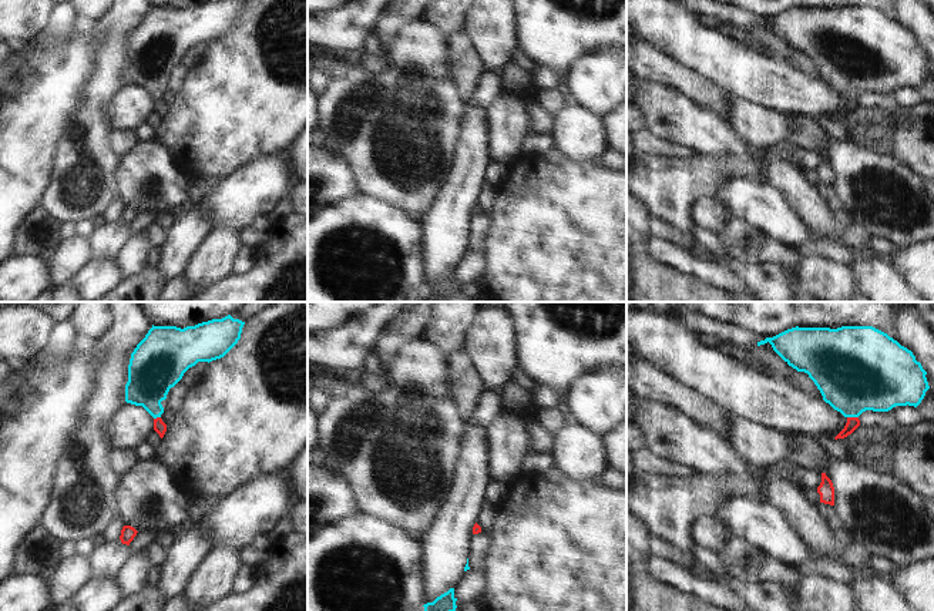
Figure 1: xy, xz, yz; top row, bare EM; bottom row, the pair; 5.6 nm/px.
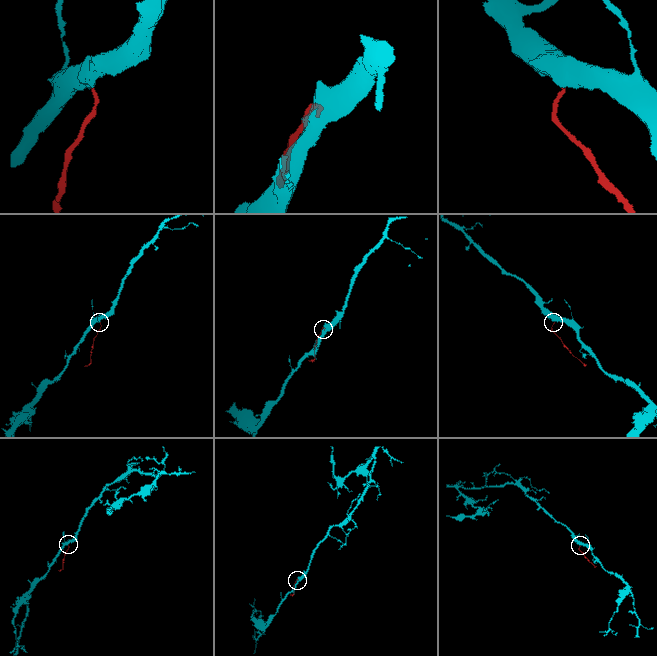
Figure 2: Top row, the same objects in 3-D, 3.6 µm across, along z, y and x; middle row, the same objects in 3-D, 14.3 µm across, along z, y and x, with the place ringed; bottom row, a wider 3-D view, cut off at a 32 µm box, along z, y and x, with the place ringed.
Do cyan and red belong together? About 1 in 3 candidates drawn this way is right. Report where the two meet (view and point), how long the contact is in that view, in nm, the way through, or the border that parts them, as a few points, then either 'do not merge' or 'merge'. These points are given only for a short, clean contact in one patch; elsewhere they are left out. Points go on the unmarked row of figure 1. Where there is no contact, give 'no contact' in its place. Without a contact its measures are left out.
contact yz (853, 97); length 60 nm; way yz (854, 53), (853, 97), (853, 104); merge

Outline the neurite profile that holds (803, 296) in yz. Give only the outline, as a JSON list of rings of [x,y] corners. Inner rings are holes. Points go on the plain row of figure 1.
[[[787,269],[790,275],[790,286],[797,291],[799,302],[816,302],[812,295],[809,295],[800,285],[796,273],[792,269]]]

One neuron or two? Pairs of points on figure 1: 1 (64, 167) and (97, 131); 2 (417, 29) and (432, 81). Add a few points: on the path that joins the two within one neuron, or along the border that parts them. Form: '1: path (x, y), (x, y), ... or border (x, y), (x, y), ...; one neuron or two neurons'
1: path (73, 158), (88, 140); one neuron
2: path (417, 42), (419, 69); one neuron

